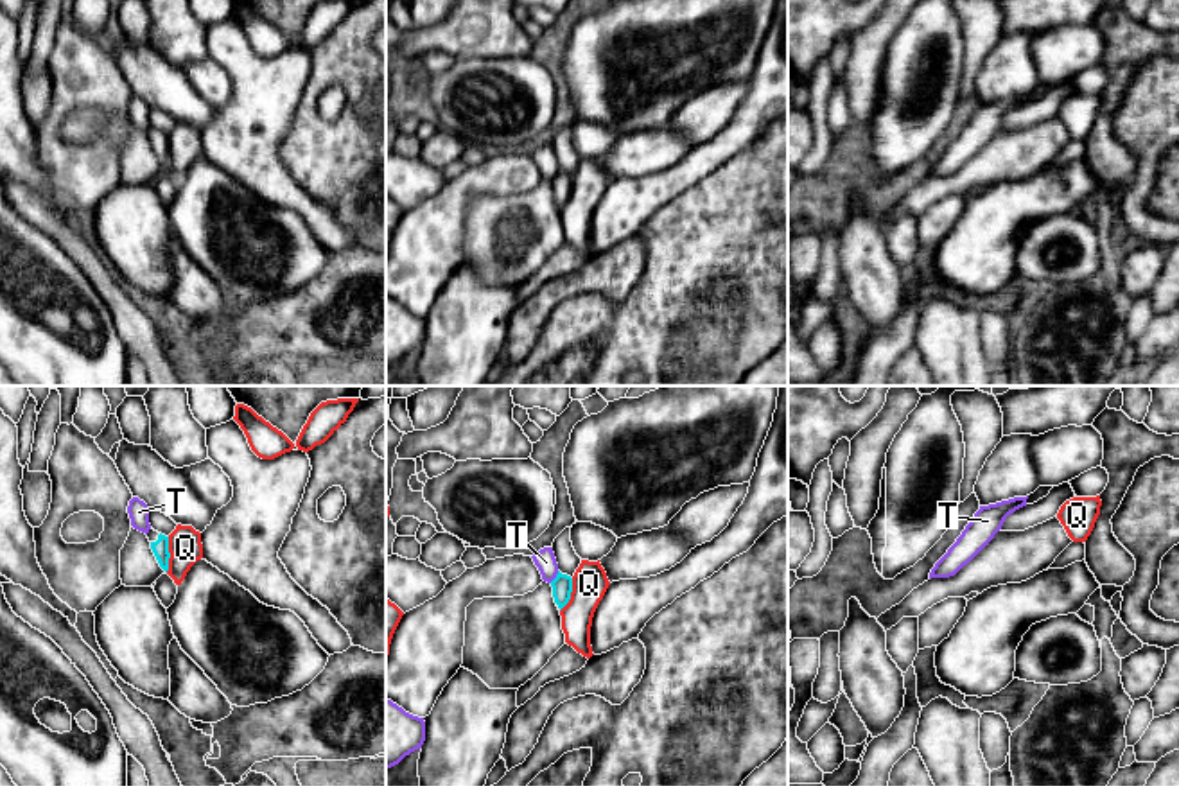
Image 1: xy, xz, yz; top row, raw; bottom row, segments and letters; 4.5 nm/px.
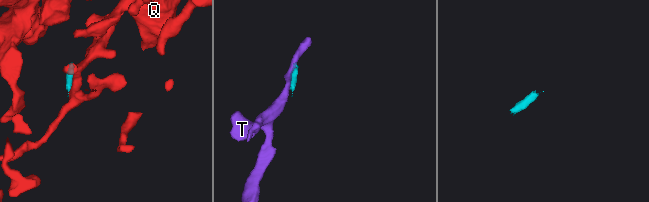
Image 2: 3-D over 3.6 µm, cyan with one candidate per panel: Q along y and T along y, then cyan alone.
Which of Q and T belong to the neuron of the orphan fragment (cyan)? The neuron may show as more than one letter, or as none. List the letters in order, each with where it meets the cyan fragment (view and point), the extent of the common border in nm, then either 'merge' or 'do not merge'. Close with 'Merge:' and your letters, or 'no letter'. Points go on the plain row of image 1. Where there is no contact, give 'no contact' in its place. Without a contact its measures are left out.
Q: contact xy (169, 153); length 160 nm; do not merge
T: contact xz (557, 174); length 70 nm; do not merge
Merge: no letter

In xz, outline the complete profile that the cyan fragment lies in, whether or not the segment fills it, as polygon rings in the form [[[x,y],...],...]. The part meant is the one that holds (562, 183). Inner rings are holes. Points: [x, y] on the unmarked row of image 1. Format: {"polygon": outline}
{"polygon": [[[558,169],[556,176],[551,179],[551,185],[555,201],[562,208],[571,197],[572,176]]]}

